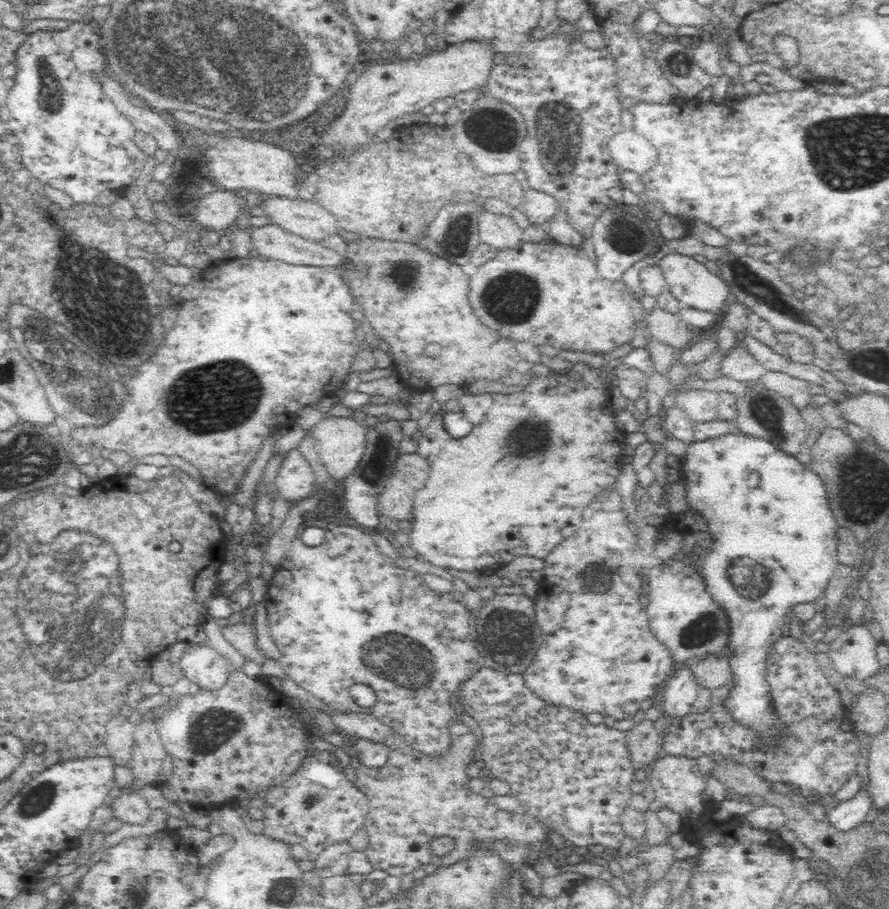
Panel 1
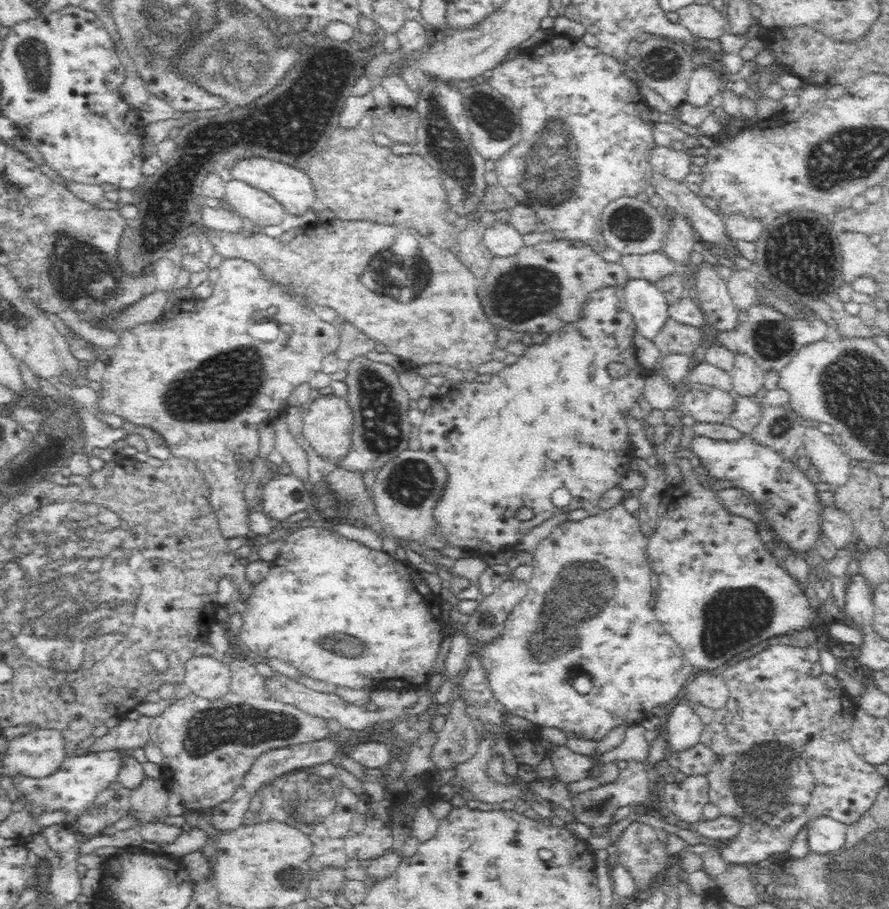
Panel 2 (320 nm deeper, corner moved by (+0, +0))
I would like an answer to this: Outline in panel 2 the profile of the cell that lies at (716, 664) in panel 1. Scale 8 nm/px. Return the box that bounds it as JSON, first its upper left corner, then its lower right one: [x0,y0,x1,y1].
[685,670,729,709]

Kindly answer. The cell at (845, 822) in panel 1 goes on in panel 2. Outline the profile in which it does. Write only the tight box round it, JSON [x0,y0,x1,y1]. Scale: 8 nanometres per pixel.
[806,817,846,854]

